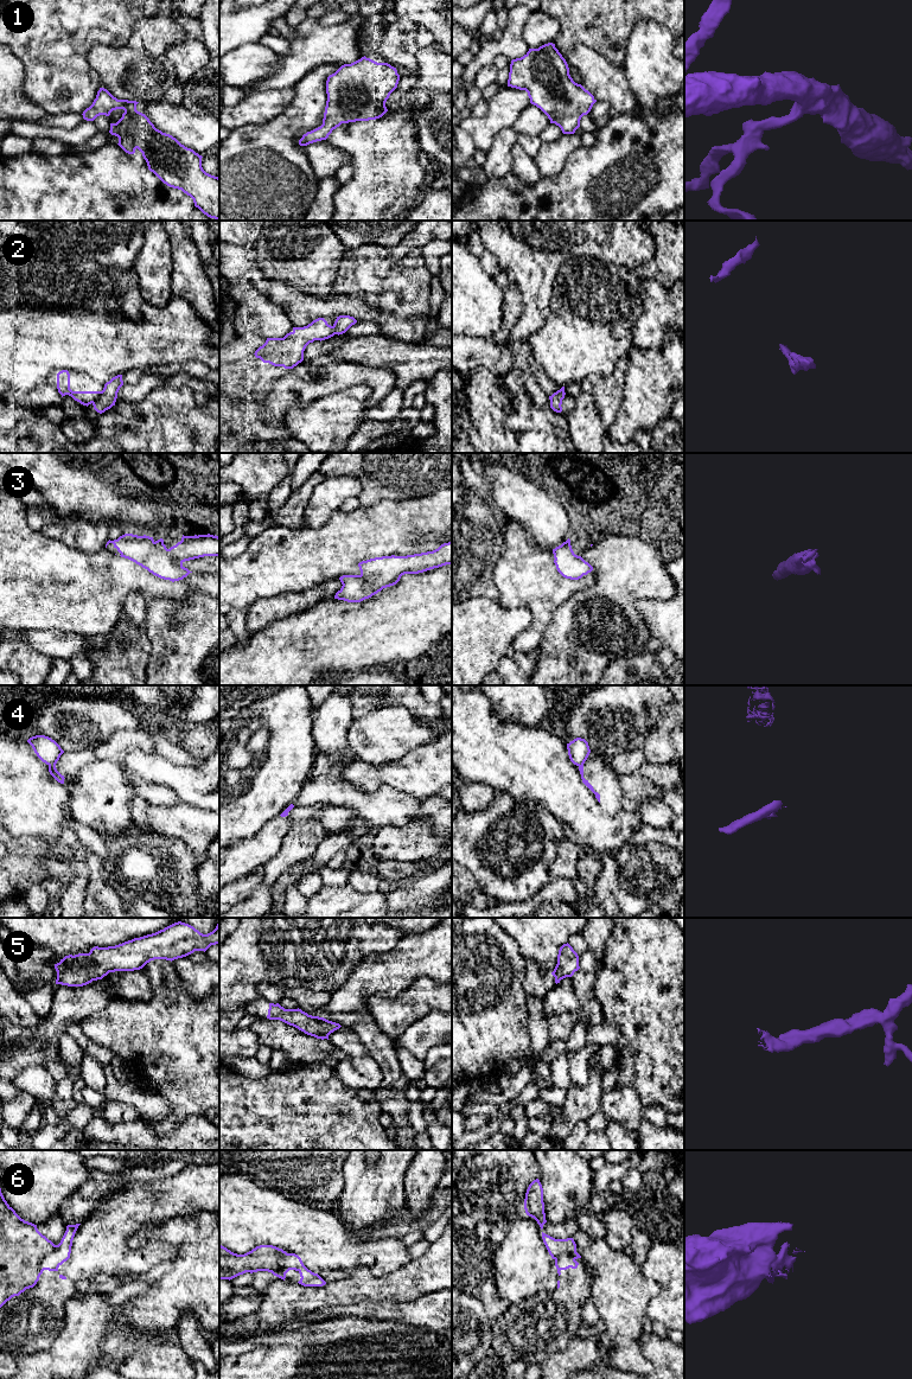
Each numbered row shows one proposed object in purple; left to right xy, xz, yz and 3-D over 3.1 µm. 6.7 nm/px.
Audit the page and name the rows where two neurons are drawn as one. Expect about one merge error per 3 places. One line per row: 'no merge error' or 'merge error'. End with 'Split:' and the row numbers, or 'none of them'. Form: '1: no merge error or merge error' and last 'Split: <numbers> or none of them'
1: no merge error
2: merge error
3: no merge error
4: merge error
5: no merge error
6: merge error
Split: 2, 4, 6

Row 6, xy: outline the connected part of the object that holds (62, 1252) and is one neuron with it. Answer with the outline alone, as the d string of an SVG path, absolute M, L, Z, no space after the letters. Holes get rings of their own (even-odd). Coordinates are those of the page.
M81 1224L68 1225L66 1231L53 1252L49 1253L40 1263L40 1275L44 1270L58 1271L58 1268L70 1258L72 1240Z

